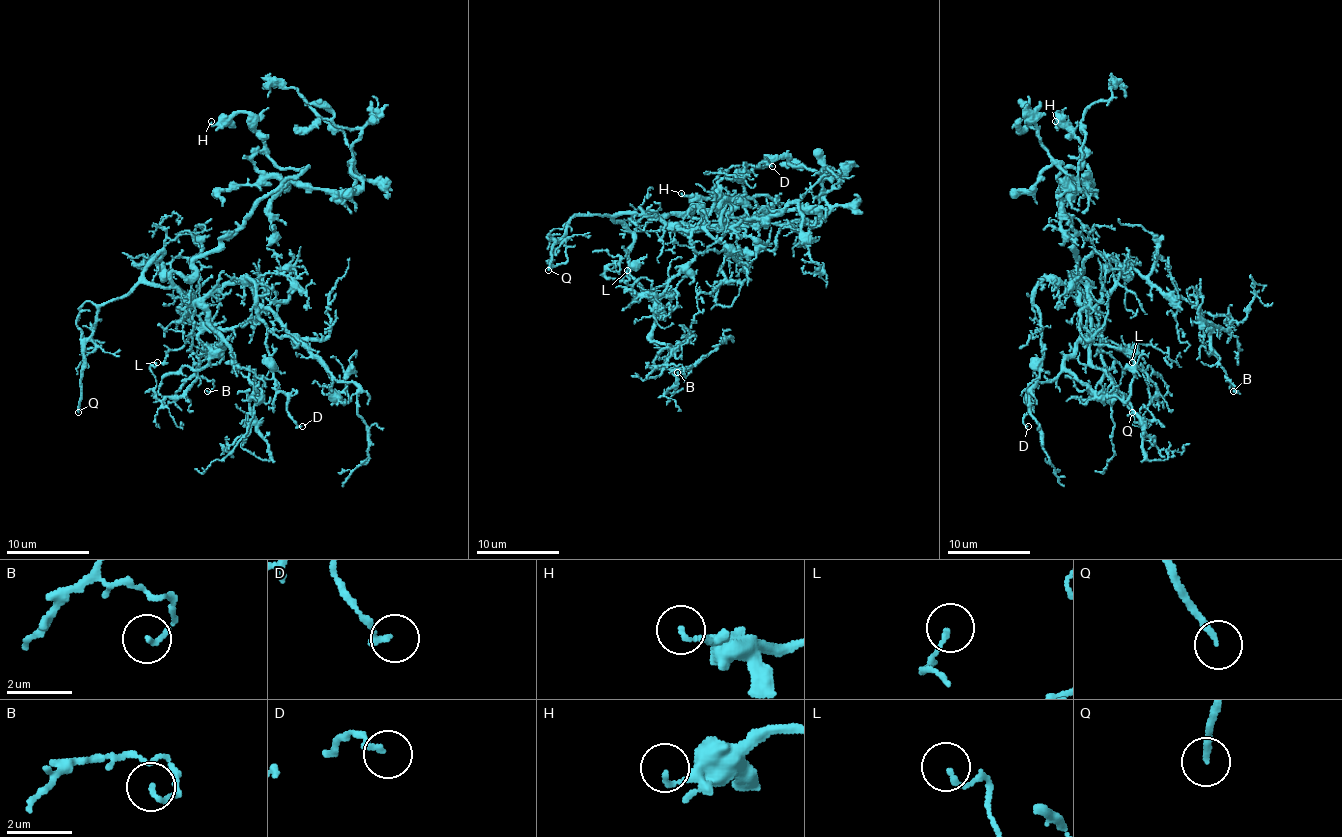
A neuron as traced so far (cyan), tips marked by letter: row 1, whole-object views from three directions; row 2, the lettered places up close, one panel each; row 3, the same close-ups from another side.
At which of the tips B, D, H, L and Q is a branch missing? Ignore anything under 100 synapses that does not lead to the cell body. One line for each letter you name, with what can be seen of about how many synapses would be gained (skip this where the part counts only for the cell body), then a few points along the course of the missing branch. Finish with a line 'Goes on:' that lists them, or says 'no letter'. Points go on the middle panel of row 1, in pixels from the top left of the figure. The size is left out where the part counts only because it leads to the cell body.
Goes on: Q

